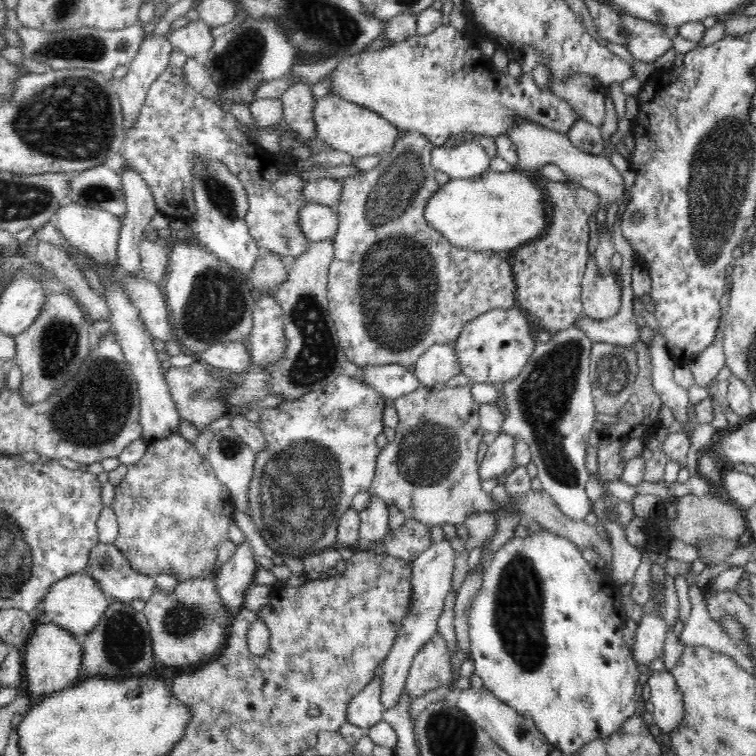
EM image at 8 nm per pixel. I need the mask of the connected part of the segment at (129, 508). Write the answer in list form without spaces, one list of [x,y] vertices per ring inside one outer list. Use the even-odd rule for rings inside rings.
[[[180,433],[168,436],[168,438],[160,438],[148,441],[148,450],[144,456],[136,462],[127,466],[127,473],[124,478],[116,486],[116,494],[112,501],[113,512],[117,517],[117,524],[119,525],[119,534],[114,542],[115,546],[124,554],[124,557],[131,563],[131,568],[155,578],[159,573],[168,573],[176,577],[178,583],[186,582],[190,578],[206,578],[209,572],[212,572],[217,562],[218,549],[222,542],[228,539],[227,533],[229,523],[233,520],[233,512],[235,511],[235,504],[229,495],[229,490],[216,478],[211,462],[207,457],[203,457],[198,453],[198,450],[186,438],[182,437]]]

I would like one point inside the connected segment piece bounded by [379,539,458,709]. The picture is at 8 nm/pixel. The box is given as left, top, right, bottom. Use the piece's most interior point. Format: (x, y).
(431, 579)

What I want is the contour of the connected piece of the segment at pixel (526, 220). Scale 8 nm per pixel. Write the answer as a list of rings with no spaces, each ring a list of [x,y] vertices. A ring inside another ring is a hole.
[[[517,168],[512,172],[492,172],[488,170],[478,177],[450,179],[428,200],[424,208],[426,224],[442,233],[456,247],[466,247],[474,251],[502,251],[504,254],[534,242],[547,231],[548,201],[531,173]]]

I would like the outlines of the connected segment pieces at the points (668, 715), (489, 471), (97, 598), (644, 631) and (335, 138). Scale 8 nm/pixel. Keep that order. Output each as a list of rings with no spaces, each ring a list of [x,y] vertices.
[[[670,670],[653,672],[646,683],[646,699],[653,721],[670,735],[684,718],[684,697]]]
[[[502,430],[488,446],[478,469],[481,480],[504,477],[507,472],[515,468],[513,438],[514,435]]]
[[[87,572],[77,573],[66,576],[66,578],[52,584],[39,609],[39,612],[44,613],[44,616],[48,616],[52,623],[64,627],[74,636],[79,634],[87,635],[108,608],[108,600],[106,600],[99,583],[94,578],[91,578]]]
[[[663,614],[642,615],[634,632],[634,646],[631,651],[637,667],[649,666],[654,660],[663,657],[667,628]]]
[[[330,90],[326,96],[315,102],[313,119],[316,123],[317,137],[334,150],[346,152],[355,160],[372,154],[392,150],[398,138],[398,127],[388,122],[376,112],[341,98],[336,91]]]

